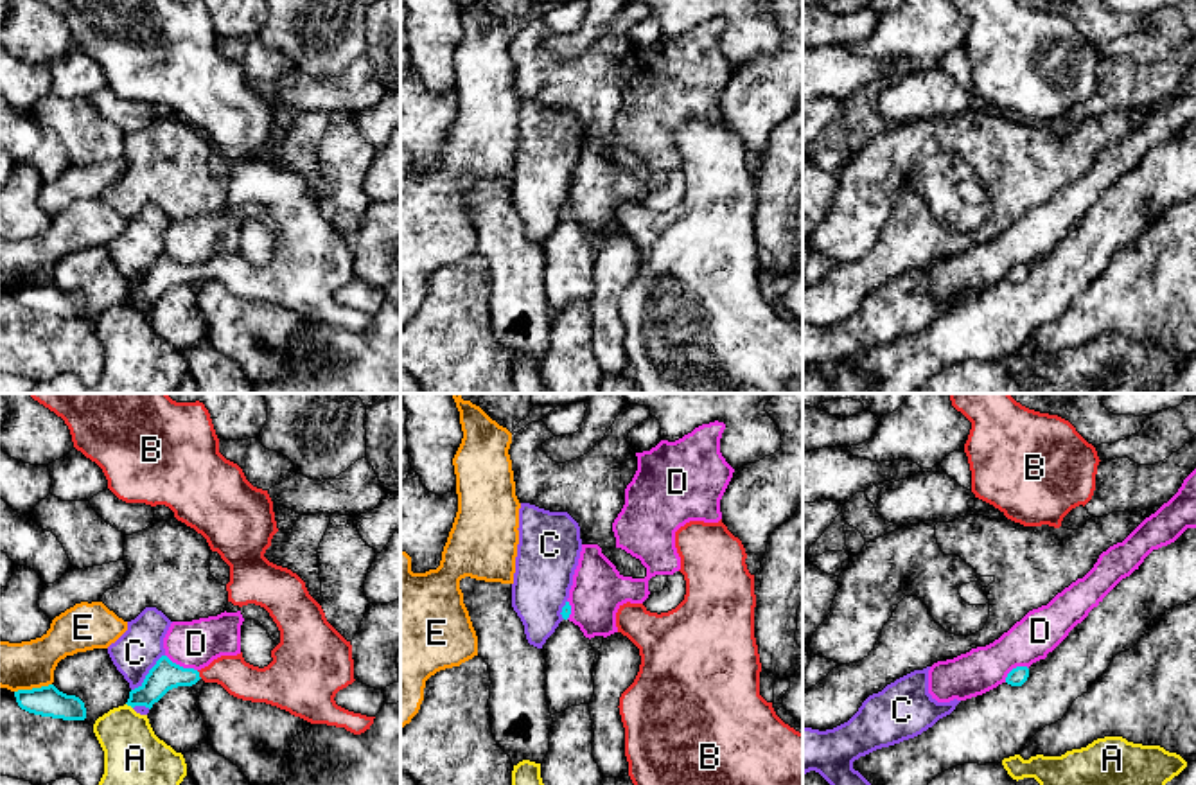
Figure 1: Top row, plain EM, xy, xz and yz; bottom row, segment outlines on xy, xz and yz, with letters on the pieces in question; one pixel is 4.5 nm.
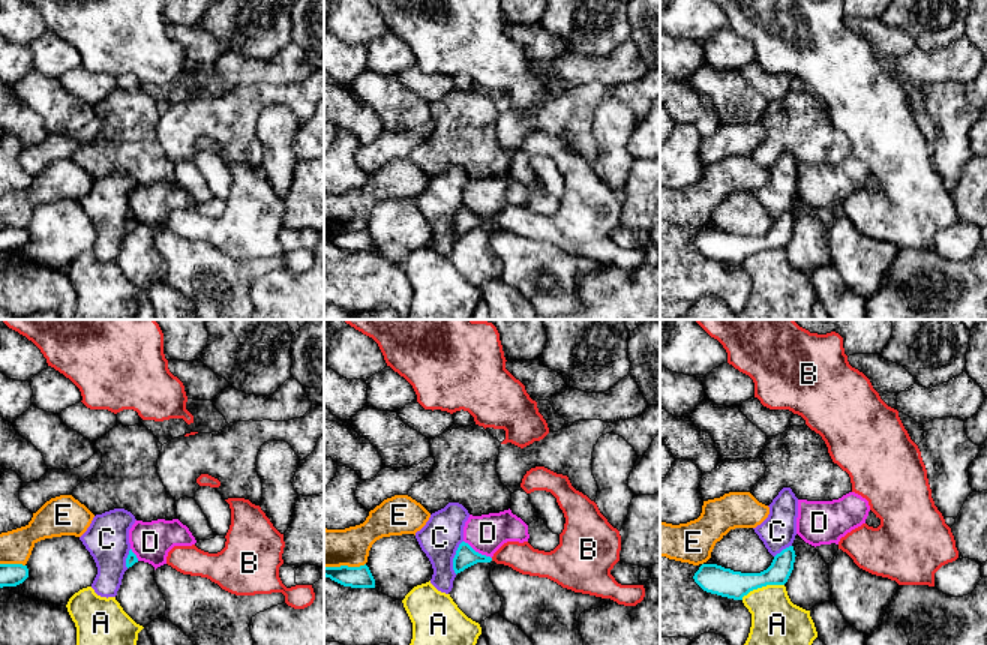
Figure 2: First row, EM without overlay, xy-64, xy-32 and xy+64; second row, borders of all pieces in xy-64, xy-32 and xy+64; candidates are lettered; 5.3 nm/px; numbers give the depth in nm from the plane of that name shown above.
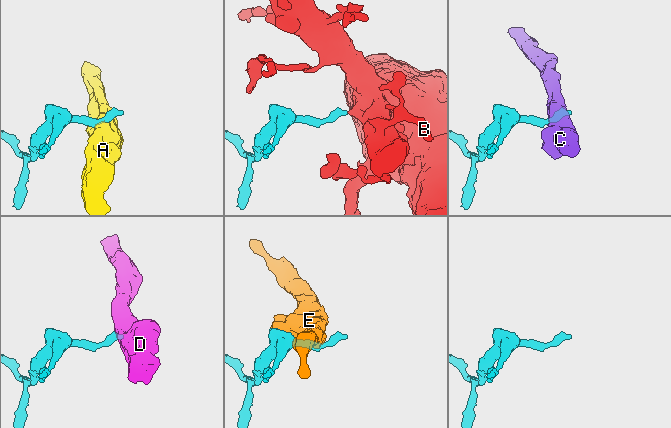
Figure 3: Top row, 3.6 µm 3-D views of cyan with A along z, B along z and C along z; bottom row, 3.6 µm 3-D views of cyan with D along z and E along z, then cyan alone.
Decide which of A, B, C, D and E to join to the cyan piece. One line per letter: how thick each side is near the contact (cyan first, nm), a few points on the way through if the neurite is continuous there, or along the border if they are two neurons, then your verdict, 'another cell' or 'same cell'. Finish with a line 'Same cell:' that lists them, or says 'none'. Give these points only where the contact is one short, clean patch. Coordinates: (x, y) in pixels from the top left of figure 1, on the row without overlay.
A: 140 nm thick on the cyan side, 280 nm on the other; border along xy (126, 300), (131, 306); another cell
B: 140 nm thick on the cyan side, 160 nm on the other; runs through xy (164, 273), (198, 272), (234, 272), (241, 277); same cell
C: 140 nm thick on the cyan side, 200 nm on the other; border along xy (164, 252), (131, 288); another cell
D: 140 nm thick on the cyan side, 220 nm on the other; border along xy (166, 252), (173, 259), (196, 268); another cell
E: 140 nm thick on the cyan side, 220 nm on the other; another cell
Same cell: B

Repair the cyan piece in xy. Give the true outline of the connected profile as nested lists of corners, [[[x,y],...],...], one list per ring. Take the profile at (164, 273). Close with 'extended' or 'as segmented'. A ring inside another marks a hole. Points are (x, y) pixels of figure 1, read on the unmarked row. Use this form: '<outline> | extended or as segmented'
[[[40,0],[65,18],[70,27],[74,45],[95,59],[106,77],[108,86],[126,101],[145,101],[151,104],[165,102],[174,115],[201,131],[210,147],[217,149],[230,163],[230,180],[226,181],[228,199],[233,203],[255,201],[264,205],[280,228],[280,241],[271,248],[273,259],[264,264],[253,264],[237,253],[221,253],[201,268],[183,266],[162,253],[149,268],[144,280],[129,289],[128,304],[153,305],[169,287],[192,284],[199,277],[221,282],[230,293],[266,300],[289,309],[311,322],[327,322],[345,325],[361,332],[374,322],[375,314],[348,309],[336,302],[339,287],[352,282],[354,257],[352,243],[325,216],[321,203],[309,192],[305,180],[287,165],[269,160],[264,151],[278,129],[273,99],[268,88],[253,84],[242,66],[219,50],[219,36],[212,16],[203,0]]] | extended

